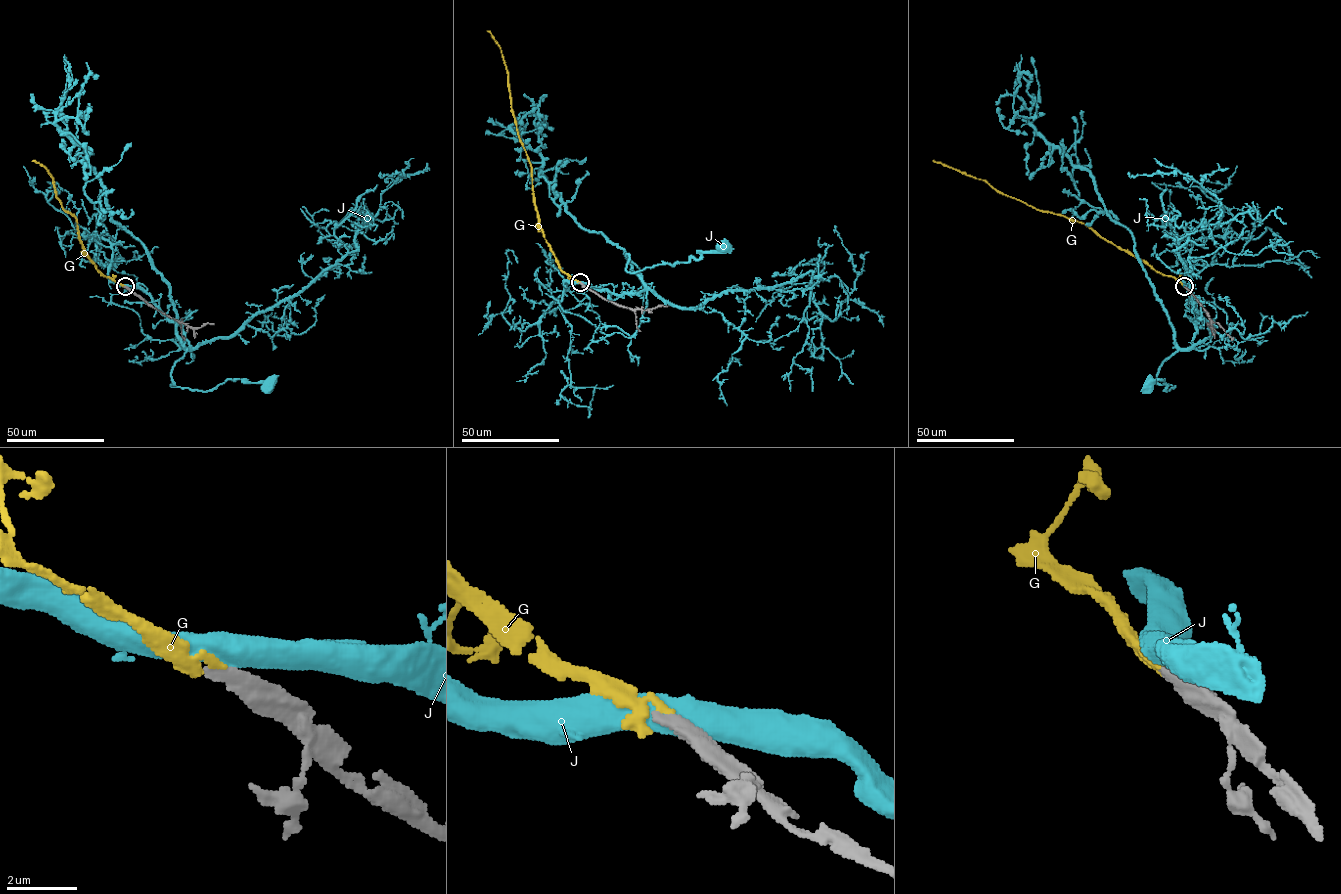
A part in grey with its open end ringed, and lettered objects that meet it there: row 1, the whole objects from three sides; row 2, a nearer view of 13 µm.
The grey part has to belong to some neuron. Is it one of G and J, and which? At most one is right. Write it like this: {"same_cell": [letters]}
{"same_cell": ["G"]}

